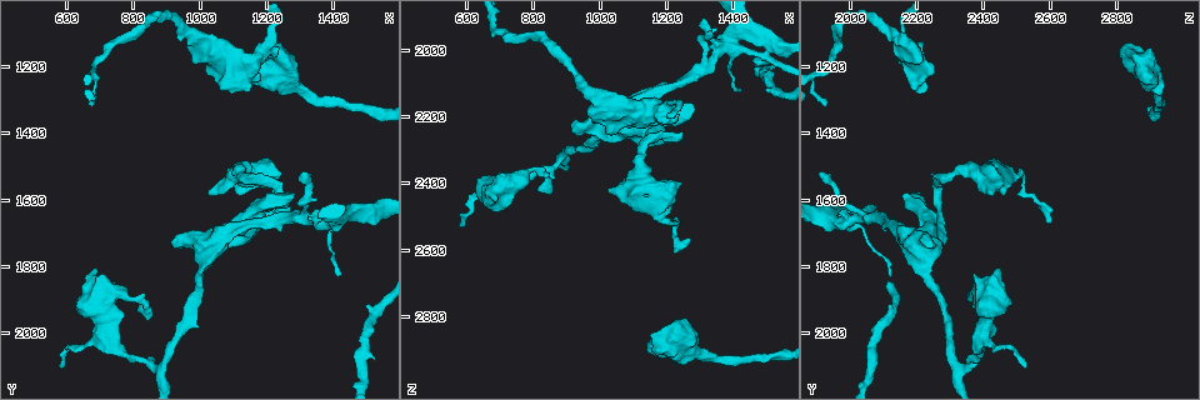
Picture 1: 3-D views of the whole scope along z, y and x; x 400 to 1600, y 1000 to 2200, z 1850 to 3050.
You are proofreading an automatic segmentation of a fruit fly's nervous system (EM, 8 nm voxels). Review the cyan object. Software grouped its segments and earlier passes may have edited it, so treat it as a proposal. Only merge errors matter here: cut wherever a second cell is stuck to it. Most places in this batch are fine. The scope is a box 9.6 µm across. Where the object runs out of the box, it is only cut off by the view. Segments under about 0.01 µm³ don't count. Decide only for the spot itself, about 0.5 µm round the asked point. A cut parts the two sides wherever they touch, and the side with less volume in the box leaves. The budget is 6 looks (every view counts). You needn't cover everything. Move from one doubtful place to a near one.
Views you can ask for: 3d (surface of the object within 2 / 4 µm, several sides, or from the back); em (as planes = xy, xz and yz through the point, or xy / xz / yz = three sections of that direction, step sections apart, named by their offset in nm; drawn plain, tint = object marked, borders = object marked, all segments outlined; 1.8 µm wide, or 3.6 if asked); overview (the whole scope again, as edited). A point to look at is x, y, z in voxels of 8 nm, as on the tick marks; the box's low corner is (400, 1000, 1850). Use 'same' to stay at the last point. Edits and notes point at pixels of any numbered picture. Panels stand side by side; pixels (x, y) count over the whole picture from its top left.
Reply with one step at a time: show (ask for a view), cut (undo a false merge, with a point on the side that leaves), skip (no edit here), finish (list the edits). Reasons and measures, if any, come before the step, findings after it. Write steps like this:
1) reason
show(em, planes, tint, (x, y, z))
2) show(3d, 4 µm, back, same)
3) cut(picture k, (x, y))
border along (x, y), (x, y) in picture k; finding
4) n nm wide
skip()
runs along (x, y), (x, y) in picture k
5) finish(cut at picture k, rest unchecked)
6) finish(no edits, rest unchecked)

four arms meet
show(3d, 2 µm, (1380, 1670, 1980))

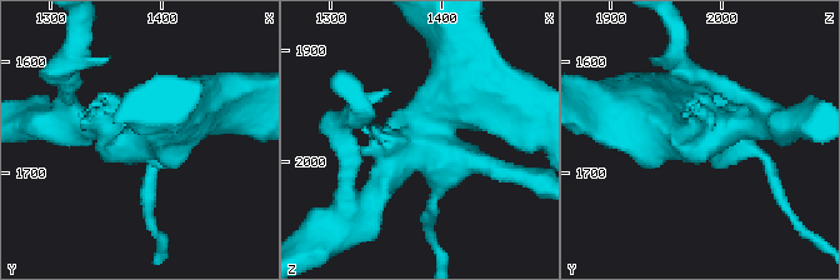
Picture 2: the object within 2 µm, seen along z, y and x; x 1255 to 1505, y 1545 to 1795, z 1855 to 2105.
show(em, 3.6 µm, yz, step 8, tint, (1382, 1670, 1974))

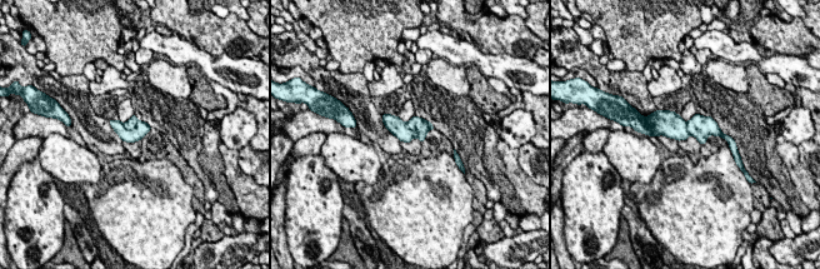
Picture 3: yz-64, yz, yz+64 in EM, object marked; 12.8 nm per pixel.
cut it another way
show(em, 3.6 µm, planes, tint, same)

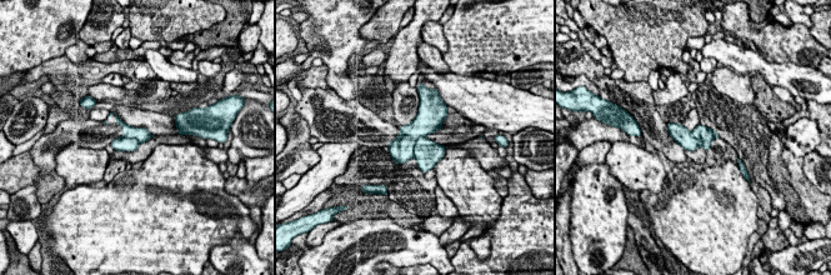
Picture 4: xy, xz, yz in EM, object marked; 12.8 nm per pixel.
cut(picture 4, (427, 154))
border along (424, 135), (415, 141), (413, 155) in picture 4; a second cell is stuck on

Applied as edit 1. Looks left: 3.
four or more arms meet
show(em, planes, tint, (1120, 1510, 2380))

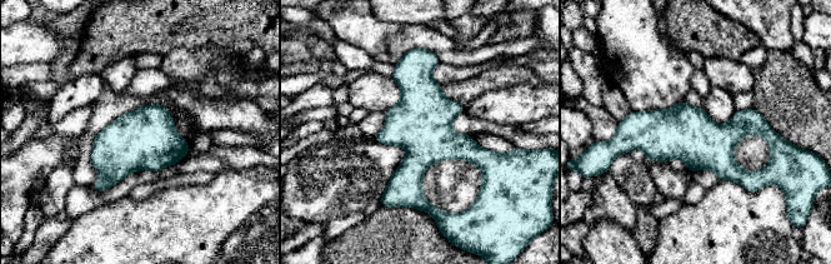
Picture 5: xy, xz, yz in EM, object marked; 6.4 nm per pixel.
skip()
runs along (625, 126), (761, 128), (775, 139) in picture 5; one cell here

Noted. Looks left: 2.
sharp bend
show(em, planes, tint, (810, 1890, 2370))

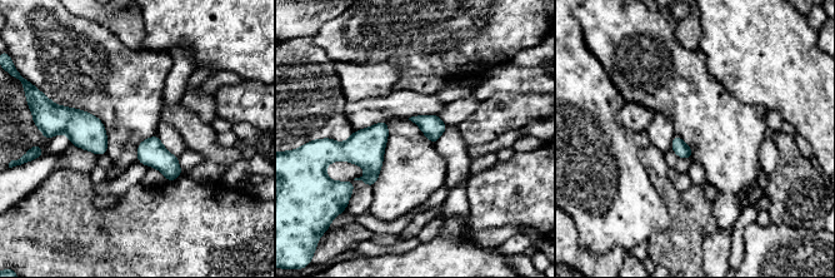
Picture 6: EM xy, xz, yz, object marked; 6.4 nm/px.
skip()
all the same cell

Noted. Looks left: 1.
finish(cut at picture 4, rest unchecked)

